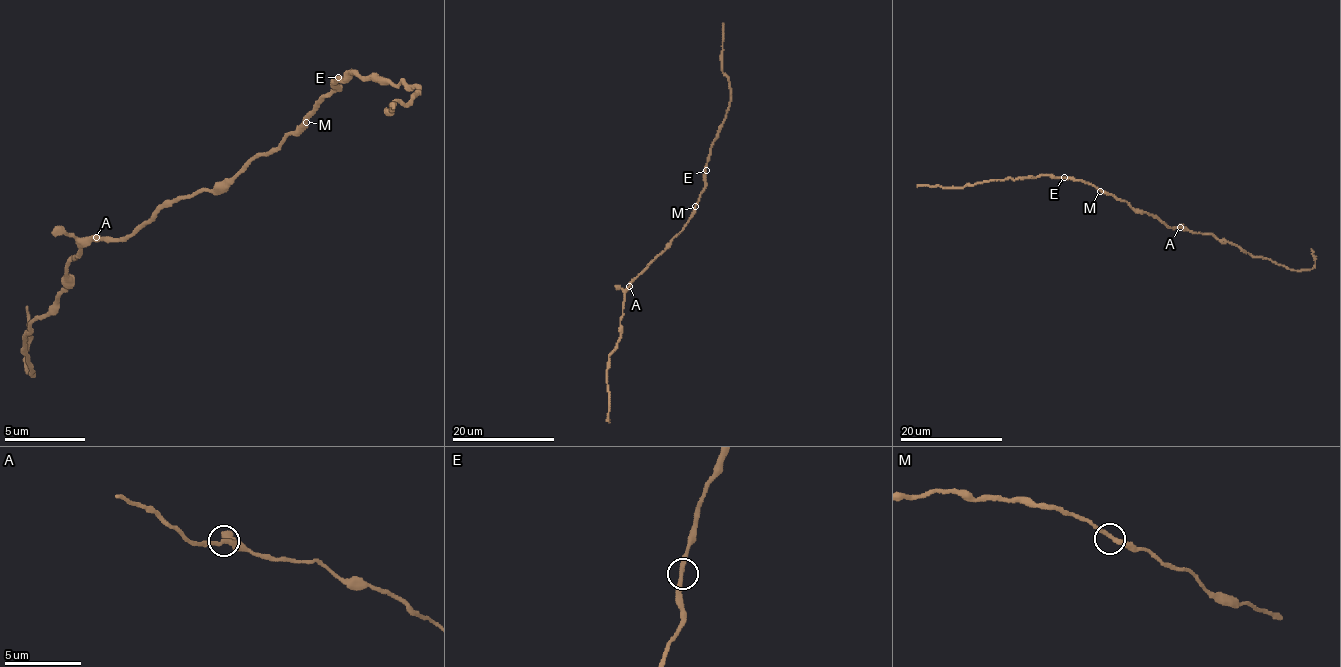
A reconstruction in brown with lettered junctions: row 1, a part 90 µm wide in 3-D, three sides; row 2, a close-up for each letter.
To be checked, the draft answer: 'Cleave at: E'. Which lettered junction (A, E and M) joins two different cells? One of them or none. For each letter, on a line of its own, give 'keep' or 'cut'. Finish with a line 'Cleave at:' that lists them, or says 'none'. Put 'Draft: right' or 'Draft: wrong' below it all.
A: keep
E: keep
M: keep
Cleave at: none
Draft: wrong

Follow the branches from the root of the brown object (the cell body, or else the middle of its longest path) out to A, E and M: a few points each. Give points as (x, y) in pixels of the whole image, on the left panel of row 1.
A: (241, 171), (212, 187), (168, 199), (119, 240), (99, 240), (95, 236)
E: (241, 171), (257, 154), (273, 150), (334, 90), (334, 81), (338, 77)
M: (241, 171), (257, 154), (273, 150), (306, 122)

